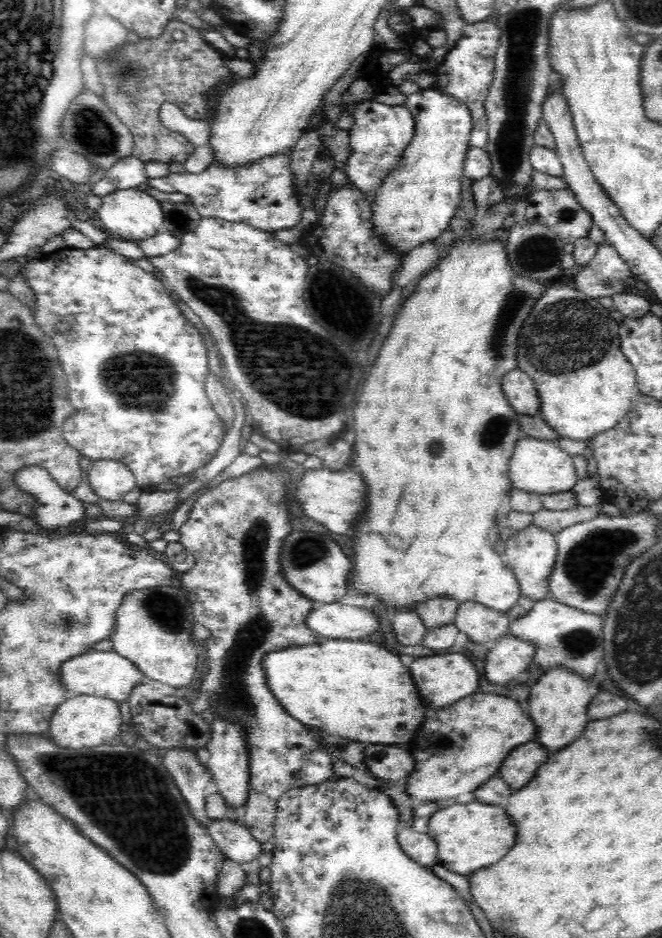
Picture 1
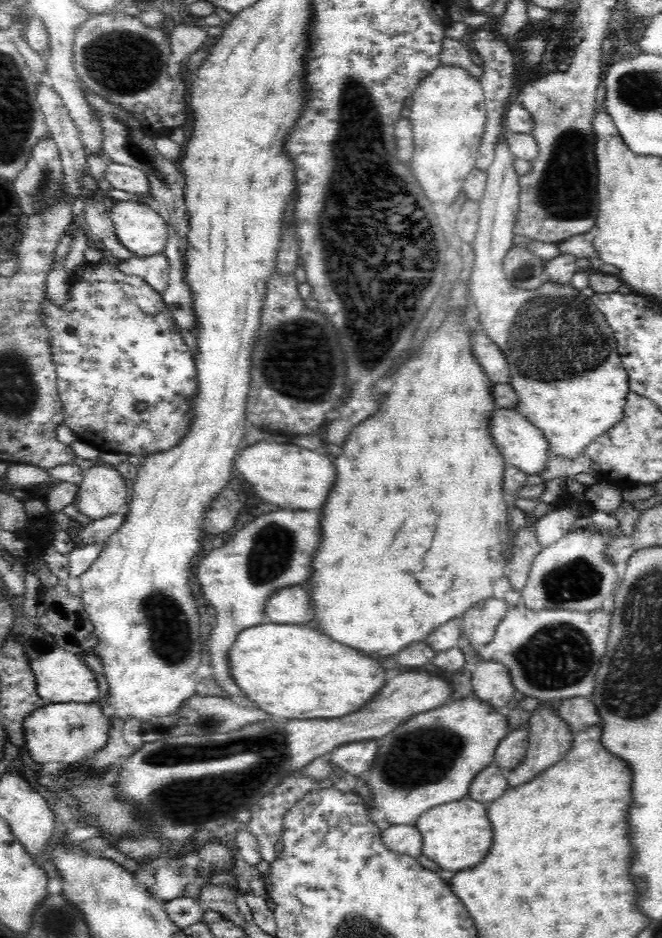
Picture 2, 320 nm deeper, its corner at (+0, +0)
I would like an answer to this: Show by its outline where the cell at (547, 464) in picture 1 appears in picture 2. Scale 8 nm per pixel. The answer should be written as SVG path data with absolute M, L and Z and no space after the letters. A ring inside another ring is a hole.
M500 408L493 412L489 418L489 431L496 445L496 448L502 453L506 466L512 465L525 474L539 475L546 462L548 462L549 454L546 437L544 436L542 428L530 423L524 418L516 408Z

